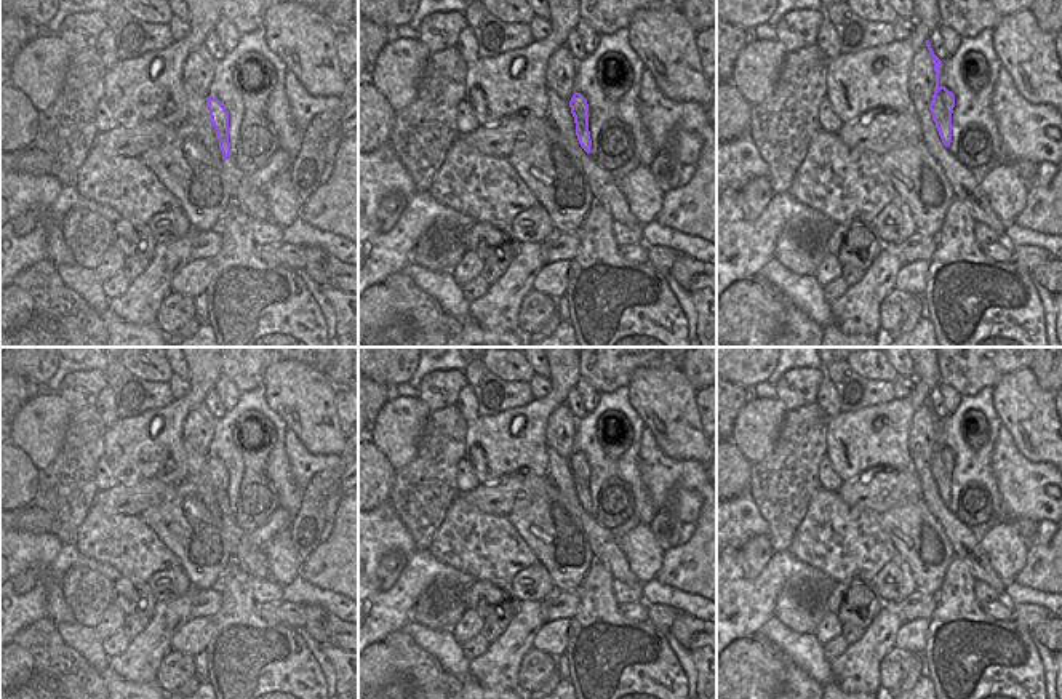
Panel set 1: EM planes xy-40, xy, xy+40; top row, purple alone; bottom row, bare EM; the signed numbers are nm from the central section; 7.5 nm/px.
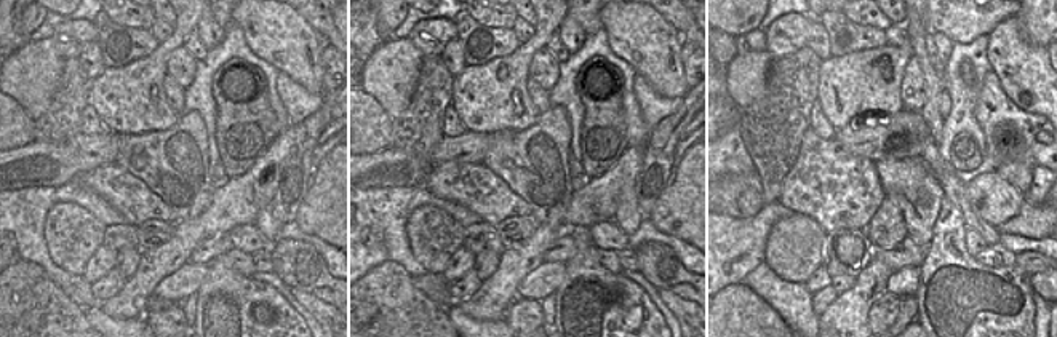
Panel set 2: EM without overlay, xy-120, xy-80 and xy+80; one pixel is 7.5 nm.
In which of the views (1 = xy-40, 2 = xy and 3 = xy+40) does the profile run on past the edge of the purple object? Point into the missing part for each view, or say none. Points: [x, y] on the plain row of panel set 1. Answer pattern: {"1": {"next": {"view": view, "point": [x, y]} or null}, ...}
{"1": {"next": null}, "2": {"next": null}, "3": {"next": null}}

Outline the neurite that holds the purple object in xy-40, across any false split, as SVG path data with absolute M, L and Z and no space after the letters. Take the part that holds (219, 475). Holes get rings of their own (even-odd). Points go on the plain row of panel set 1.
M208 456L206 465L210 469L211 483L216 488L219 497L219 507L222 510L222 518L226 520L230 515L230 501L229 501L229 470L218 456Z

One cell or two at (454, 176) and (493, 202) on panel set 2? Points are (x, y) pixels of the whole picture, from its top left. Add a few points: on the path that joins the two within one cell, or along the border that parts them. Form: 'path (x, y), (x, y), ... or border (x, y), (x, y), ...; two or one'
path (464, 182), (483, 192); one

